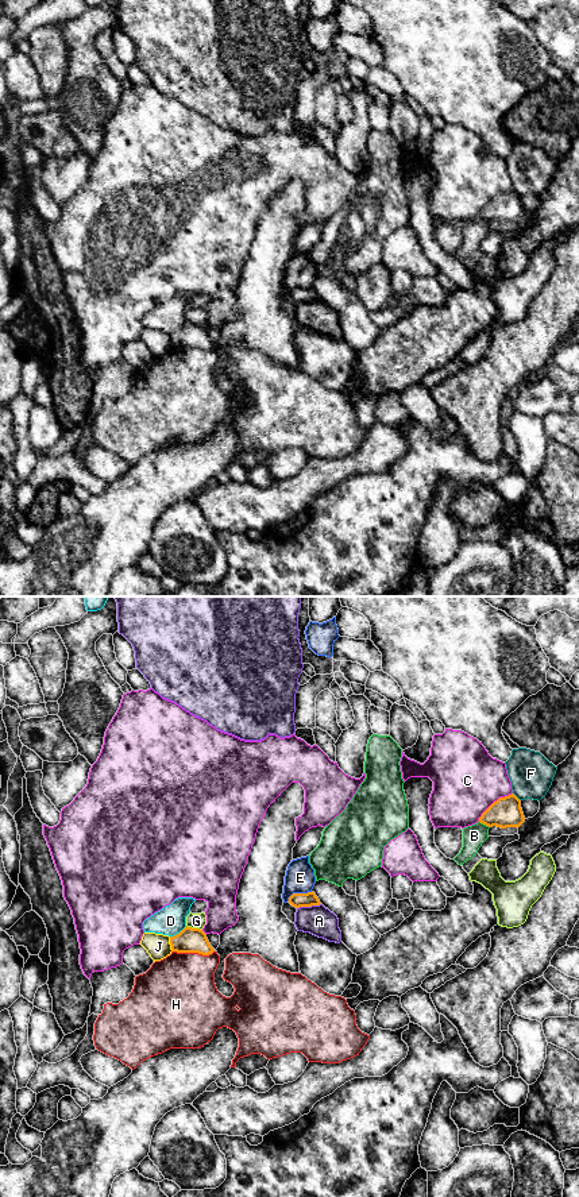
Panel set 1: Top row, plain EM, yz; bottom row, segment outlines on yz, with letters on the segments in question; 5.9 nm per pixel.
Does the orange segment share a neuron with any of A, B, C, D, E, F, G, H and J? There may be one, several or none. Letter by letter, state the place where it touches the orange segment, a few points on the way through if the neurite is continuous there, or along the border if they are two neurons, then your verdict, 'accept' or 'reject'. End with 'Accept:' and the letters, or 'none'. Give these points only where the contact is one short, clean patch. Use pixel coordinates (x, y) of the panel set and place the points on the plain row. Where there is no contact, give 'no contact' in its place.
A: meets orange in yz at (308, 301); border along yz (320, 298), (297, 304); reject
B: meets orange in yz at (485, 219); reject
C: meets orange in yz at (493, 199); reject
D: meets orange in yz at (180, 328); reject
E: meets orange in yz at (298, 289); border along yz (311, 286), (293, 289), (288, 296); reject
F: meets orange in yz at (516, 192); reject
G: meets orange in yz at (195, 324); reject
H: meets orange in yz at (193, 347); reject
J: meets orange in yz at (170, 339); border along yz (169, 332), (173, 346); reject
Accept: none

